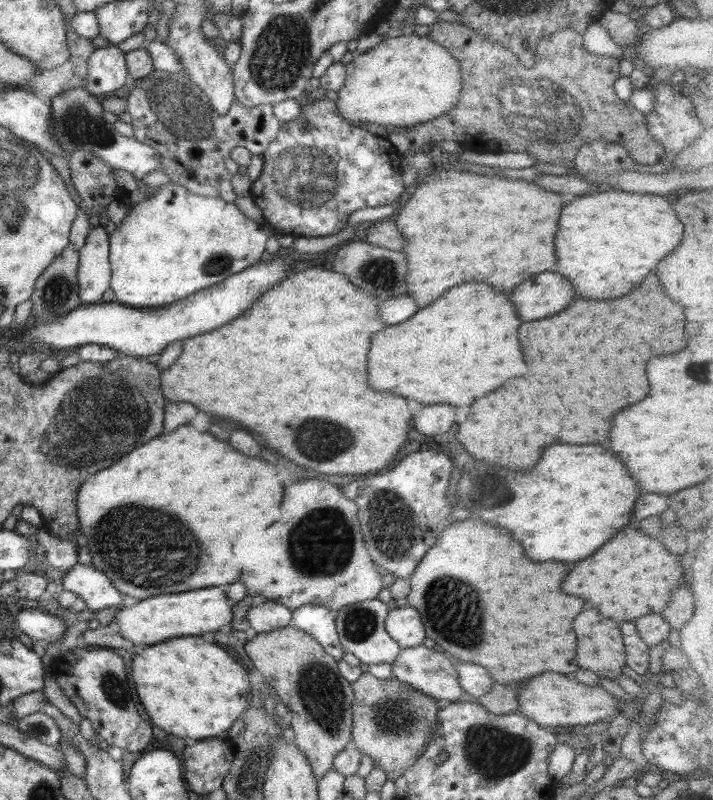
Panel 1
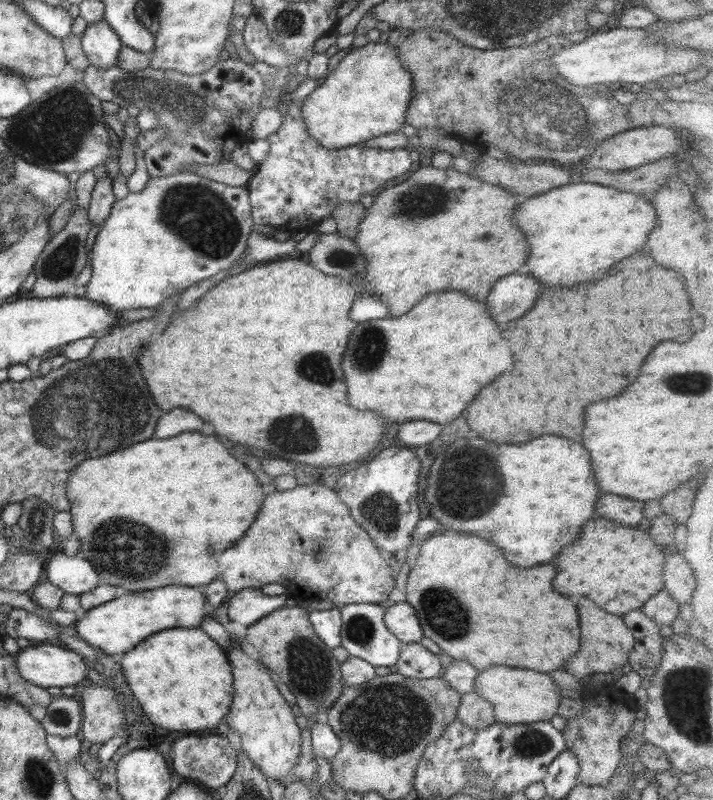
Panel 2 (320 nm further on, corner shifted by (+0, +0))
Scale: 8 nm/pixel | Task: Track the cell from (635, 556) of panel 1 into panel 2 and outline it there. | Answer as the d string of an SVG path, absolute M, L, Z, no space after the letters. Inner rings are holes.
M587 520L581 526L581 534L573 544L567 548L561 548L561 552L553 558L555 566L555 578L553 578L553 590L559 594L581 594L593 602L597 602L605 612L609 614L625 614L629 610L637 610L643 606L649 596L653 596L657 590L661 590L661 566L663 566L663 554L657 548L657 544L651 542L647 534L641 534L633 528L623 528L611 520Z

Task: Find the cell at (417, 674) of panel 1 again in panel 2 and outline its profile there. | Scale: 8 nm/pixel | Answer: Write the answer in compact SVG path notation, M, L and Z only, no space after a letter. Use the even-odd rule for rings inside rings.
M400 643L395 665L397 673L410 679L435 678L439 674L440 658L421 643Z

